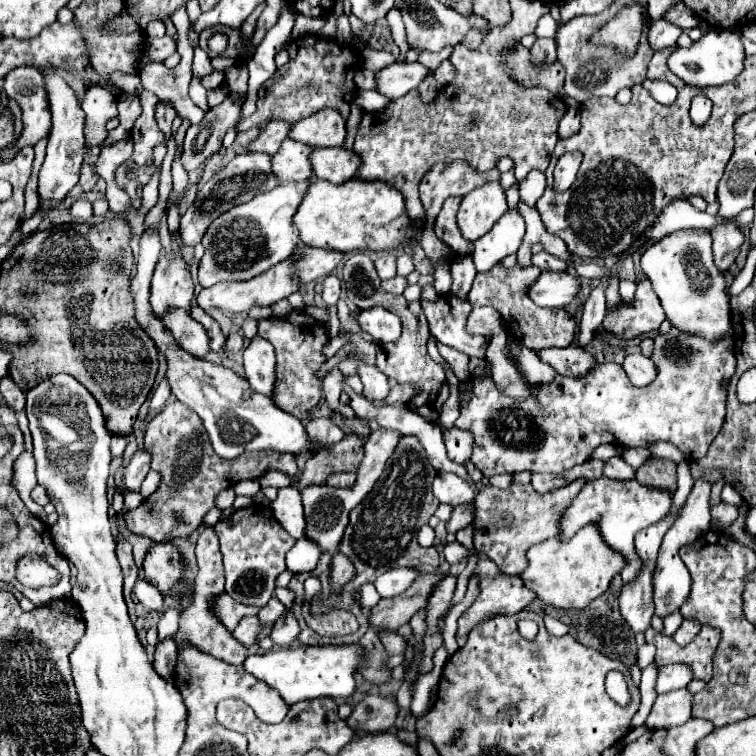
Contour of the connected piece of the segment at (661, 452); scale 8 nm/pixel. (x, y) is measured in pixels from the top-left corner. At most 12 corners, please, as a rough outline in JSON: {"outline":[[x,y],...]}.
{"outline":[[666,442],[648,448],[652,456],[670,458],[676,464],[684,460],[684,454]]}

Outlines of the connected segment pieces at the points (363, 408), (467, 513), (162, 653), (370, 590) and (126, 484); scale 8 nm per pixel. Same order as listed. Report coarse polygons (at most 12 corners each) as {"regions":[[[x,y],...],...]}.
{"regions":[[[343,376],[342,391],[351,397],[356,415],[367,420],[376,416],[372,402],[354,393]],[[460,504],[446,522],[446,530],[456,534],[472,524],[474,504]],[[172,638],[156,646],[152,666],[172,680],[176,646]],[[374,584],[360,588],[360,604],[374,608],[380,600]],[[136,450],[124,470],[118,494],[140,492],[150,472],[150,456]]]}

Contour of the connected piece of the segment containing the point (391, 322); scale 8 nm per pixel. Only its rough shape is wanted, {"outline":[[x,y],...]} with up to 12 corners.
{"outline":[[386,308],[360,312],[358,324],[376,342],[400,338],[400,318]]}

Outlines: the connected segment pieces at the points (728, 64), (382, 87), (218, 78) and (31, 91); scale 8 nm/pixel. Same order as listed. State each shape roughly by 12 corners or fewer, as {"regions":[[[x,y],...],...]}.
{"regions":[[[710,30],[668,58],[692,86],[718,86],[744,70],[740,30]],[[394,62],[376,74],[378,92],[396,100],[418,88],[430,70]],[[212,72],[202,78],[202,86],[210,90],[224,86],[224,74]],[[13,69],[4,92],[22,108],[22,142],[48,136],[52,122],[41,71]]]}

